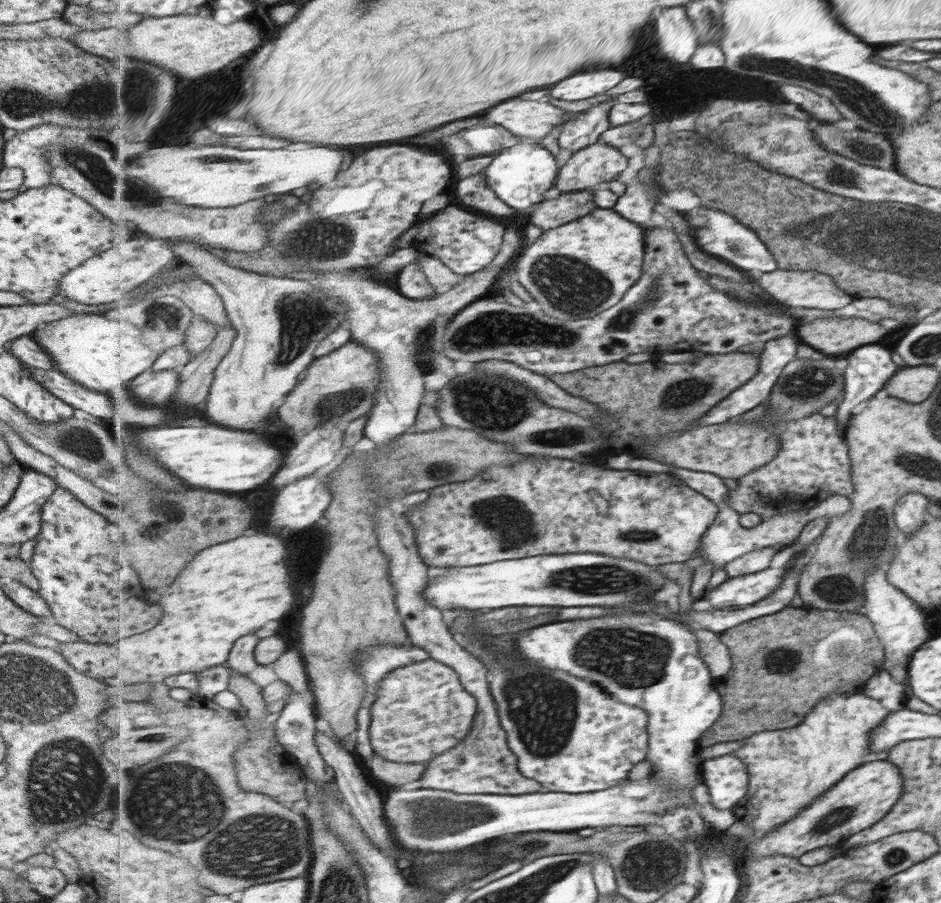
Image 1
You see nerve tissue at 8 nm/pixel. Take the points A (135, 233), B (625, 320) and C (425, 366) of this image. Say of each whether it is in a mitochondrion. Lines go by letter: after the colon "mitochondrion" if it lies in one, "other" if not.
A: other
B: mitochondrion
C: other

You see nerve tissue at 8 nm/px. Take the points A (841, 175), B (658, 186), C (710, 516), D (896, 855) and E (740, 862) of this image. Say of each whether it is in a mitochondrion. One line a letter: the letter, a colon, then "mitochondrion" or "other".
A: mitochondrion
B: other
C: other
D: mitochondrion
E: other

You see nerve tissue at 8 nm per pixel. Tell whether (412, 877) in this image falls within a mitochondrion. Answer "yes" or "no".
no

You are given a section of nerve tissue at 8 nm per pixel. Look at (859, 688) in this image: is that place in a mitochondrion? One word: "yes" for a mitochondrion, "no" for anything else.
no

